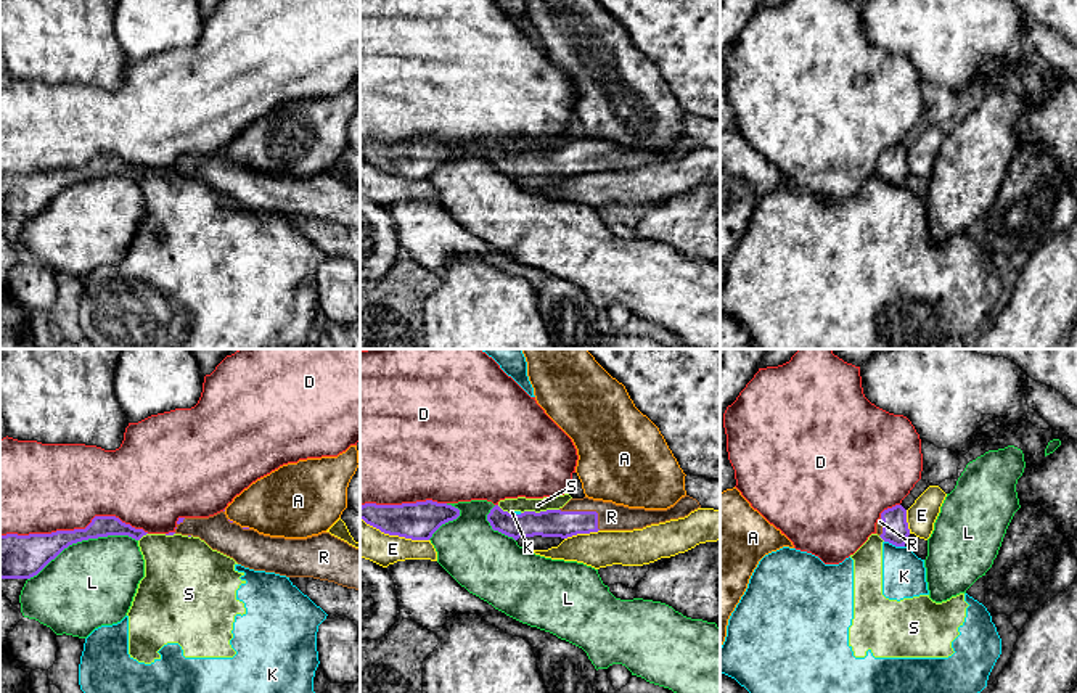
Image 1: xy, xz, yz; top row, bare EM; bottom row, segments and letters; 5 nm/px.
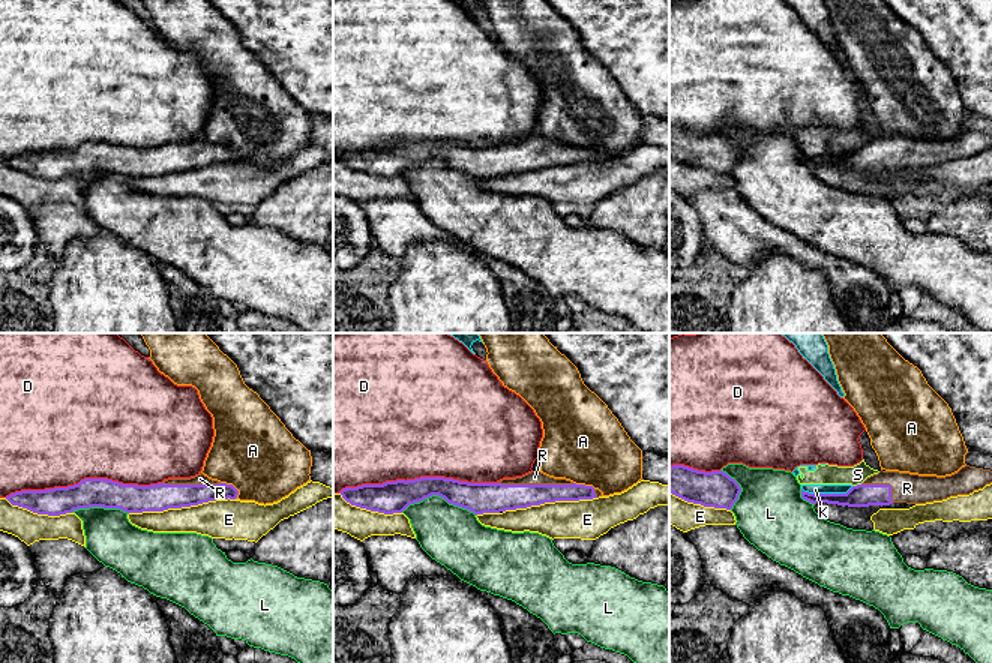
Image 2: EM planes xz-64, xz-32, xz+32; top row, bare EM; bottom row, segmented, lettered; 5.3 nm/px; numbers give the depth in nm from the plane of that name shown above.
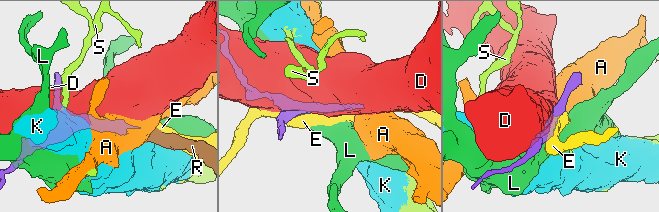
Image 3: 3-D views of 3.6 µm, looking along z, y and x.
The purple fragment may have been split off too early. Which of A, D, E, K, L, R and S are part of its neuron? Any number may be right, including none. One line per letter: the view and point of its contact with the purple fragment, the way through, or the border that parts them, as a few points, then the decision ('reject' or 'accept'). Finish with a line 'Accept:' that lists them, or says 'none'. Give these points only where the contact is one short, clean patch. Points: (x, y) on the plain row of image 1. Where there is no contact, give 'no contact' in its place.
A: contact xy (246, 168); border xy (243, 166), (249, 168); reject
D: contact xy (74, 169); reject
E: contact xz (394, 174); reject
K: contact yz (894, 184); border yz (884, 180), (904, 187); reject
L: contact xy (82, 179); reject
R: contact xz (587, 151); accept
S: contact xz (540, 151); border xz (558, 148), (521, 153); reject
Accept: R

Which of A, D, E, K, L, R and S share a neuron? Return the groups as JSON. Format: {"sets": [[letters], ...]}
{"sets": [["A"], ["D"], ["E"], ["K", "S"], ["L"], ["R"]]}

